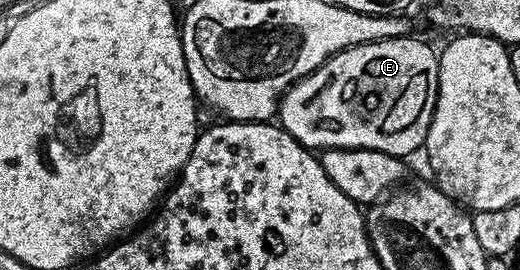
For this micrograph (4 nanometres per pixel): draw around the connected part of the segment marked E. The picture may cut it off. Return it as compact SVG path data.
M415 37L390 38L389 40L381 40L373 44L361 44L348 50L342 50L340 54L333 55L325 64L321 64L321 68L317 68L312 74L305 76L299 82L293 83L288 90L283 92L277 111L278 125L287 130L289 136L293 136L301 145L312 152L322 152L324 150L332 150L333 148L376 150L377 152L392 154L395 158L406 159L408 157L407 154L413 153L418 146L420 149L426 143L429 124L435 111L435 98L439 95L439 60L436 51L431 51L421 39Z

